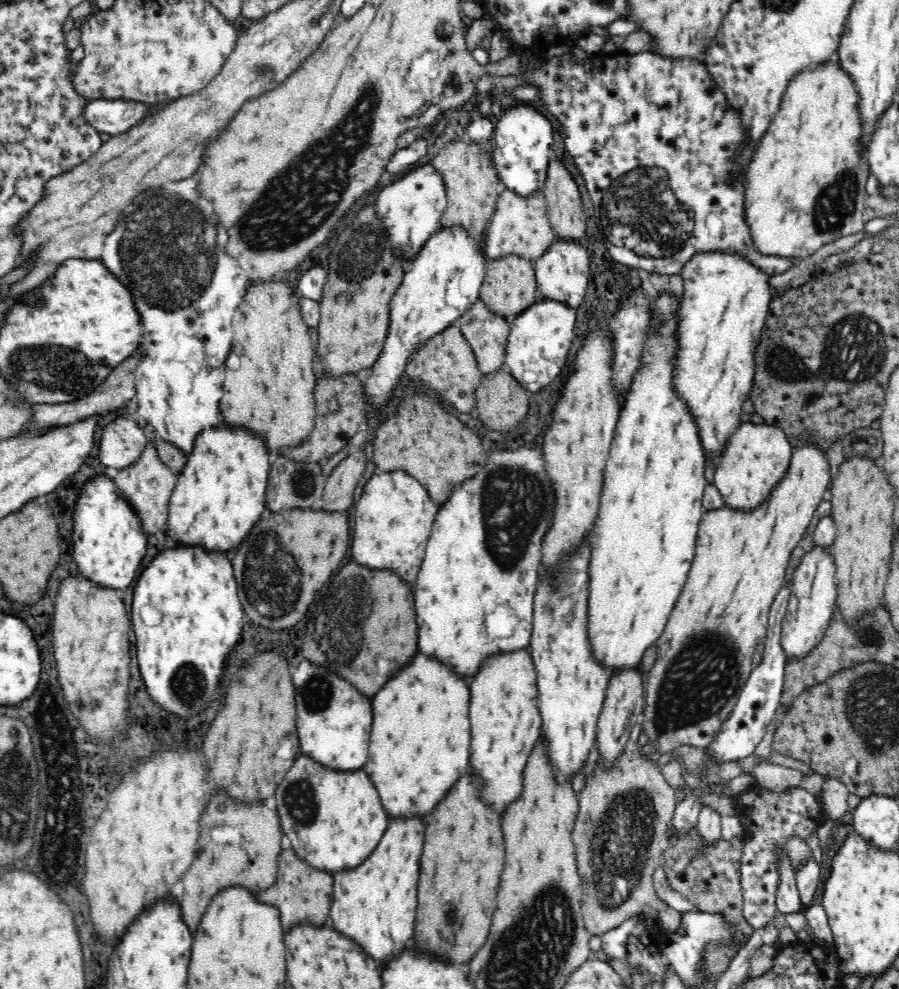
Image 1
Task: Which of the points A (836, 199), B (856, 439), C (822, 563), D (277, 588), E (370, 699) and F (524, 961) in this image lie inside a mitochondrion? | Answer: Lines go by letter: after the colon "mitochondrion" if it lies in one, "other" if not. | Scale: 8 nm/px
A: mitochondrion
B: other
C: other
D: mitochondrion
E: other
F: mitochondrion

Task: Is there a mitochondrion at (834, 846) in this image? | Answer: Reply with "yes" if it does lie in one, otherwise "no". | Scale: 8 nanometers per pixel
no

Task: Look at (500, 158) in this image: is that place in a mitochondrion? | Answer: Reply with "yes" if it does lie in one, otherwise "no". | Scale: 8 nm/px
no

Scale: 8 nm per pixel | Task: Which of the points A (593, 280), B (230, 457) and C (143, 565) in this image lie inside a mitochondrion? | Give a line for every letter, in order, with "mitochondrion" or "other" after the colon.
A: other
B: other
C: other

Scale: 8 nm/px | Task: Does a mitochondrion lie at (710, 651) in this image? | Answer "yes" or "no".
yes

